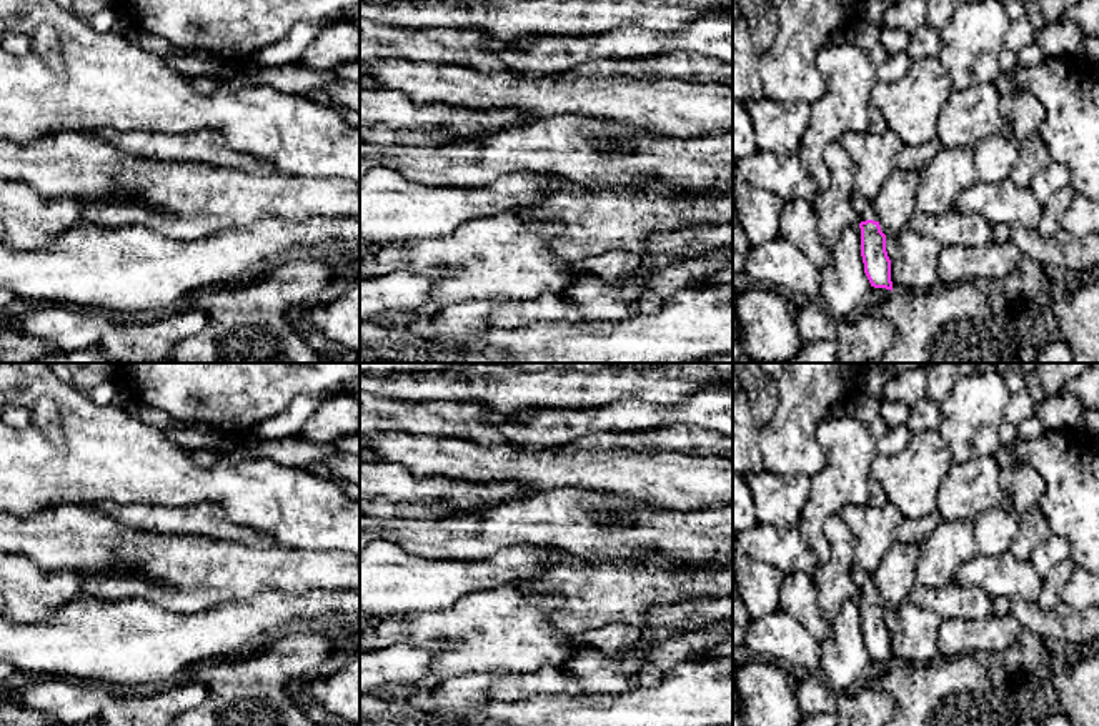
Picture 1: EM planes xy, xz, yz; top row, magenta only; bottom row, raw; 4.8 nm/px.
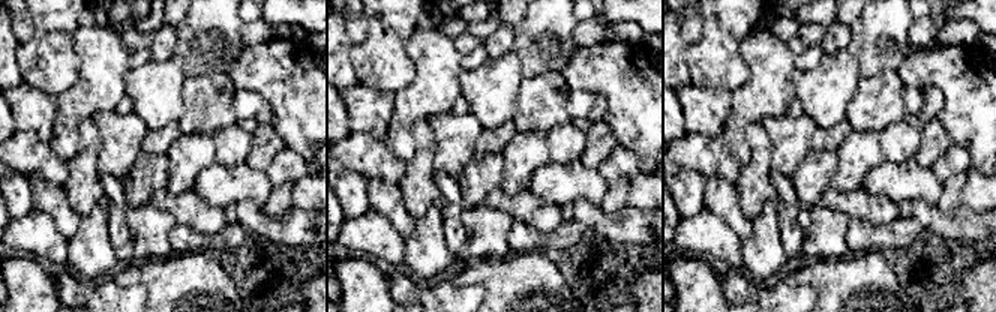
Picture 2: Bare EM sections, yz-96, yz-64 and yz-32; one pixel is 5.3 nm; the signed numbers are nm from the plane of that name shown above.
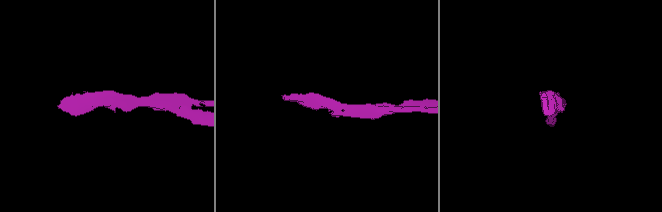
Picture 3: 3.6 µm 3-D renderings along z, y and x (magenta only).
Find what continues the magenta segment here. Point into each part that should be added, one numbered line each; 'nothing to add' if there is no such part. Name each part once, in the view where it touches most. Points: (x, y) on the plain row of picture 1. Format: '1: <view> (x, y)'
1: yz (865, 581)

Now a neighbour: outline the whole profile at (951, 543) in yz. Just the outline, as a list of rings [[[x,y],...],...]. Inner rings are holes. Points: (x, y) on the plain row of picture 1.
[[[942,520],[919,546],[917,581],[934,588],[952,583],[957,568],[979,554],[969,520]]]

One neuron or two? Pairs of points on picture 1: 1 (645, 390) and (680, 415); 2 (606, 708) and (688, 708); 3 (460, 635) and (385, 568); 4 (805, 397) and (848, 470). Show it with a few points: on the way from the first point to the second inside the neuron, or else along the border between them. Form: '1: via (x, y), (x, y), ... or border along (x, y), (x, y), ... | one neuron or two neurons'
1: border along (701, 390), (676, 403), (626, 400) | two neurons
2: via (626, 708), (668, 708) | one neuron
3: border along (468, 593), (440, 610), (413, 610), (395, 615) | two neurons
4: border along (823, 418), (816, 440), (828, 460) | two neurons

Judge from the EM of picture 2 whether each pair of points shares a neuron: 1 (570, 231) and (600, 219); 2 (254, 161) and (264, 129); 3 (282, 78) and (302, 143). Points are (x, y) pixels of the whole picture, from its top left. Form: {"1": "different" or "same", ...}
{"1": "different", "2": "same", "3": "same"}

